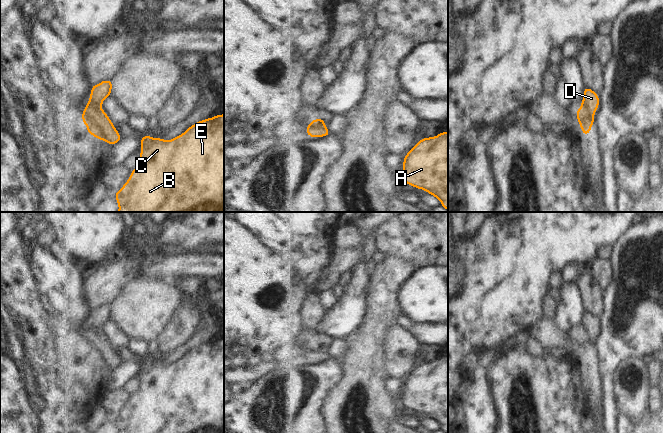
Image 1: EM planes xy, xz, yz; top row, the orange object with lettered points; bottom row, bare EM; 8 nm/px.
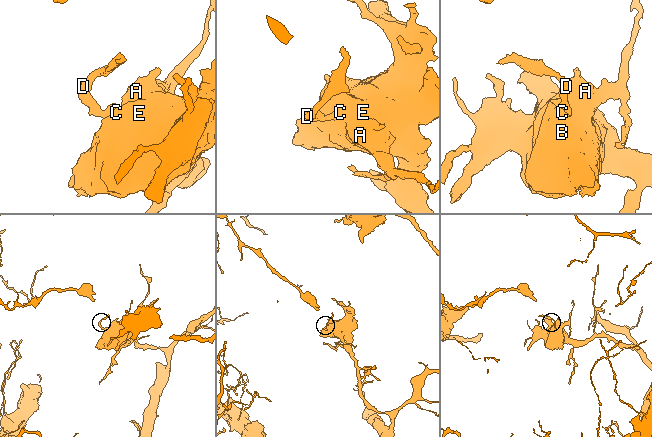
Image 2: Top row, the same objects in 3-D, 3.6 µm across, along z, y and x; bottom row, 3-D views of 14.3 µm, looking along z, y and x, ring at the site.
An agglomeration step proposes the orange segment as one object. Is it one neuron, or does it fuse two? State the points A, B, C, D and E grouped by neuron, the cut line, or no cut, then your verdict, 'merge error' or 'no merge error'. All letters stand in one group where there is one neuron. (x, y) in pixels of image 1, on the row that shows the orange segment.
A B C E / D | xy (100, 107), (91, 107), (83, 111) | merge error

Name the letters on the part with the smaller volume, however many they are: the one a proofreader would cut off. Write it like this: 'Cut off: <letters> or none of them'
Cut off: D

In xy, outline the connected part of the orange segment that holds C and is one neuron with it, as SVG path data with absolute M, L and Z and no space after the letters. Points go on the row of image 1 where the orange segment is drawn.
M224 114L199 121L169 141L146 135L141 138L140 146L142 147L140 165L131 171L127 182L114 194L119 205L118 212L224 212Z

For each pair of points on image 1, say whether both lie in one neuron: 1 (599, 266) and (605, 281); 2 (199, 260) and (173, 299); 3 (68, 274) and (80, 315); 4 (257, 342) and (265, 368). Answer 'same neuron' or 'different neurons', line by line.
1: same neuron
2: different neurons
3: same neuron
4: different neurons

